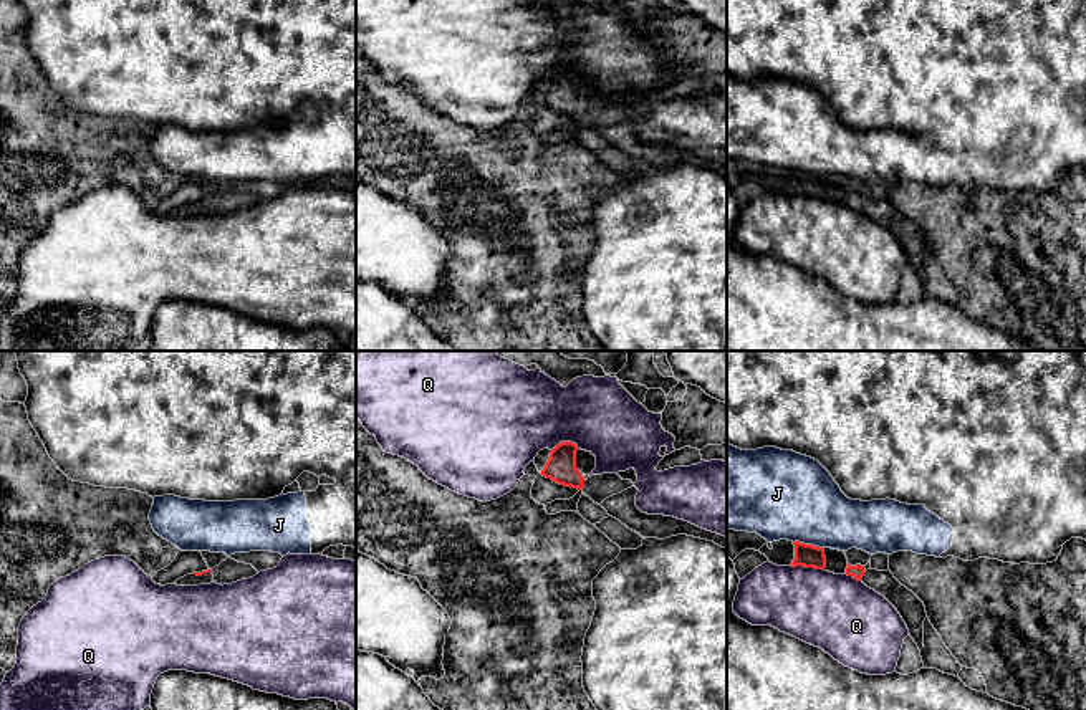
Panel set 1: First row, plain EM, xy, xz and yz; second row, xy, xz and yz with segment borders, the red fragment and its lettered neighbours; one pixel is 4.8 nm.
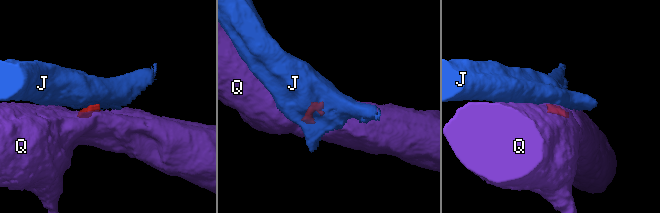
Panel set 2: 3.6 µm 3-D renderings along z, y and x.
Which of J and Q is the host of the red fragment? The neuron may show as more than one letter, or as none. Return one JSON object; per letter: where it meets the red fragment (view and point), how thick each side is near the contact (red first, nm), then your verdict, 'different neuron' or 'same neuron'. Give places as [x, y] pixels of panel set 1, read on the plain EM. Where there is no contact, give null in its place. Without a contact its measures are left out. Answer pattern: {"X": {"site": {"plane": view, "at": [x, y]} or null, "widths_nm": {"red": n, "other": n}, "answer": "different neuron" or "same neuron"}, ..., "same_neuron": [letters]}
{"J": {"site": {"plane": "yz", "at": [808, 174]}, "widths_nm": {"red": 110, "other": 420}, "answer": "different neuron"}, "Q": {"site": {"plane": "yz", "at": [808, 196]}, "widths_nm": {"red": 110, "other": 360}, "answer": "different neuron"}, "same_neuron": []}

